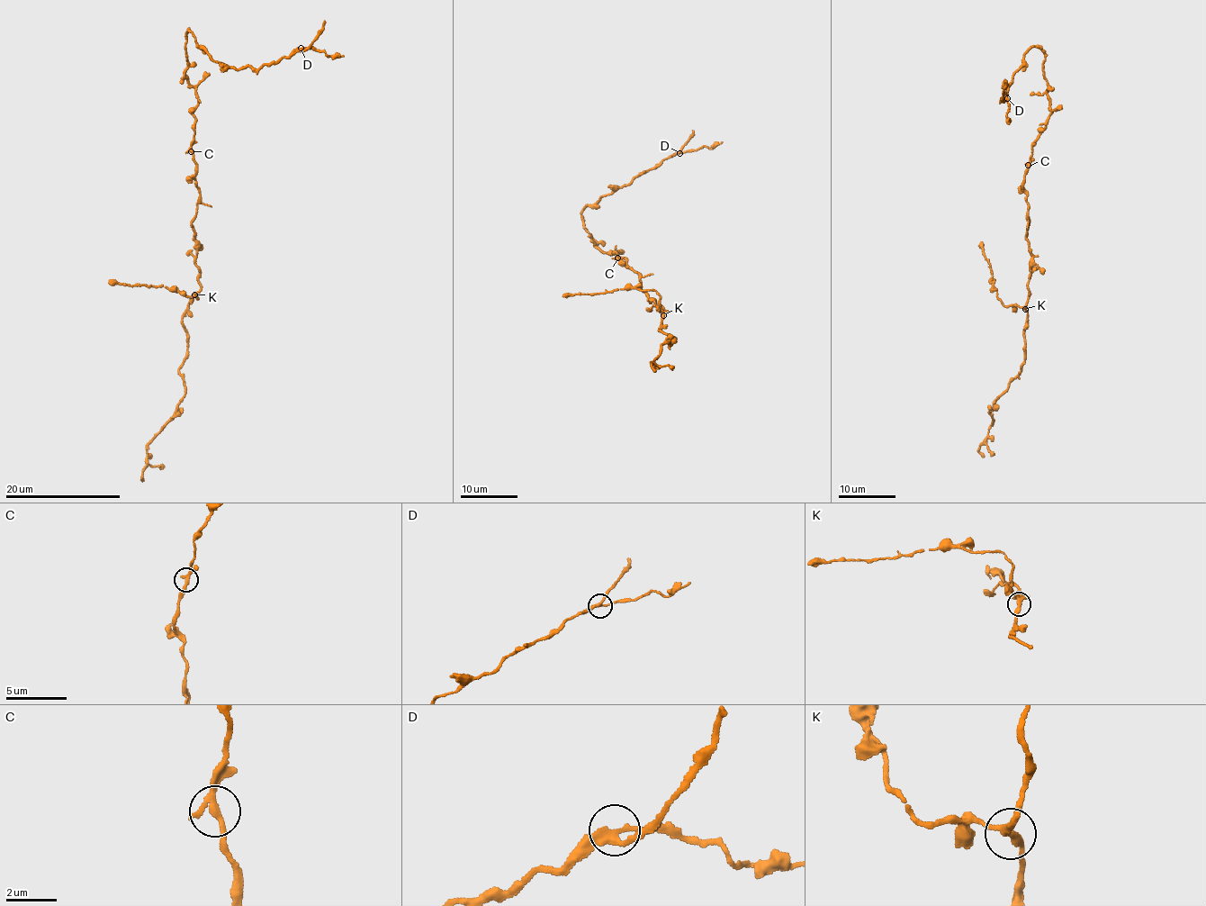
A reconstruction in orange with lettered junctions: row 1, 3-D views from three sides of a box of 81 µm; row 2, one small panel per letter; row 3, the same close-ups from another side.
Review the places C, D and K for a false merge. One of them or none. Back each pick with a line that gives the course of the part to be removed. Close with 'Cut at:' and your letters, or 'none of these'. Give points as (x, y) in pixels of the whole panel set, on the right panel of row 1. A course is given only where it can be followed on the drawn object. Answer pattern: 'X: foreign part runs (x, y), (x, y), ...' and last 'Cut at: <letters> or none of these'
Cut at: none of these

